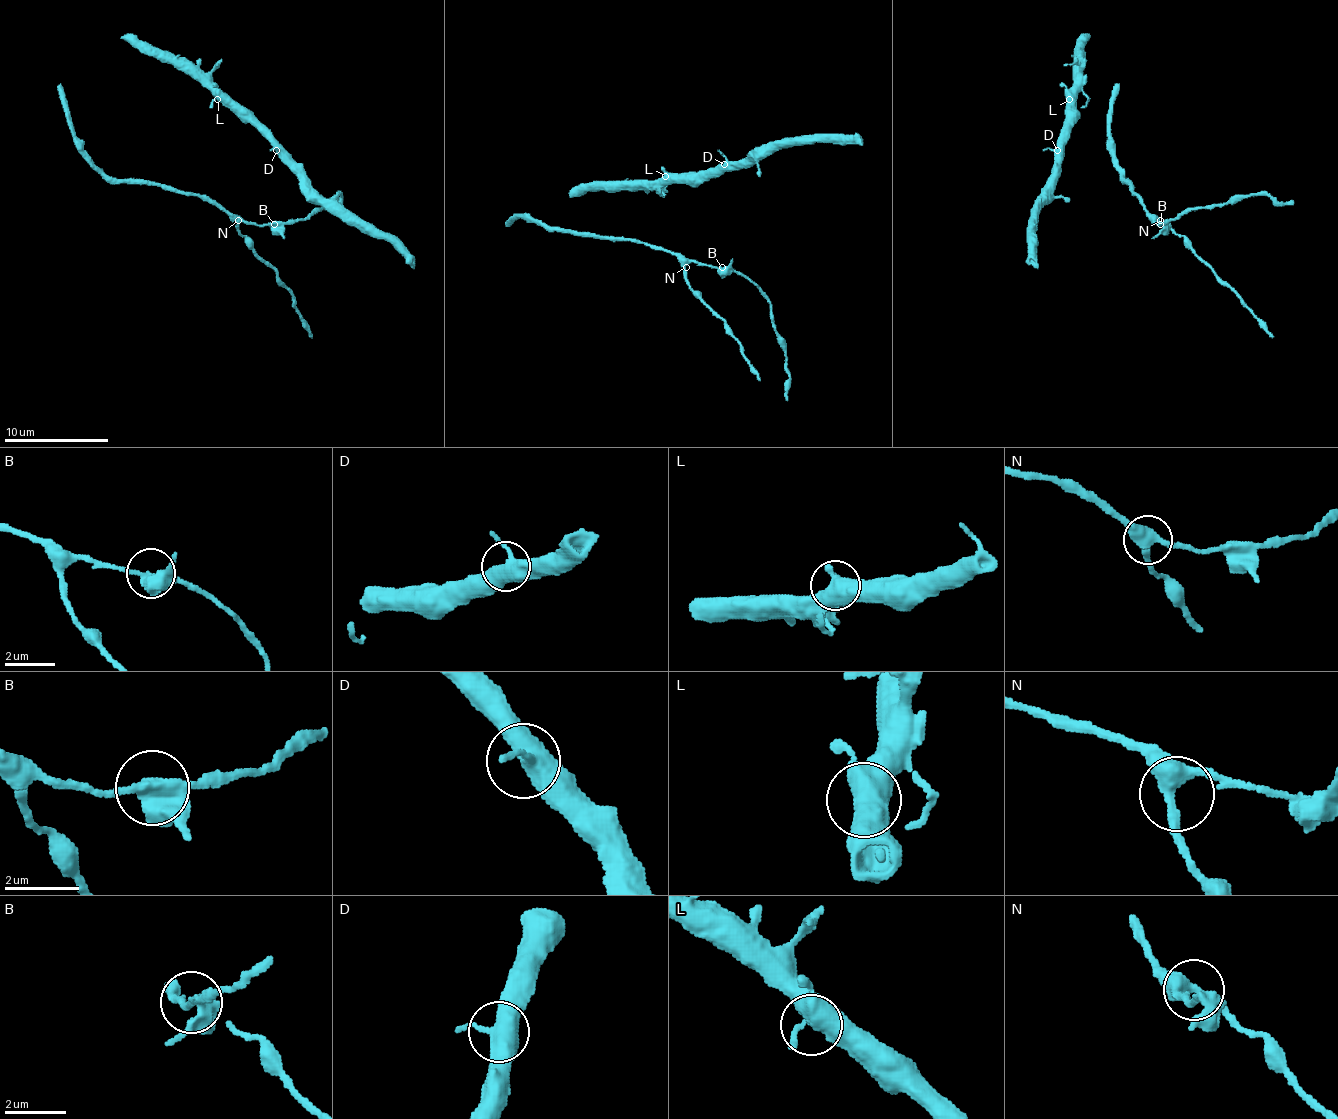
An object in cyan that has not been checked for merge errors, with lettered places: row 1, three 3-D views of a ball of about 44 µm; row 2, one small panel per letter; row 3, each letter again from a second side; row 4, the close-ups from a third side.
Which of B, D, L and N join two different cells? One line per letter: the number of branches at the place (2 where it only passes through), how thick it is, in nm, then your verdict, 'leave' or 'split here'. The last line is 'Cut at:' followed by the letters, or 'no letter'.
B: 3 | 400 nm | leave
D: 3 | 440 nm | leave
L: 3 | 400 nm | leave
N: 3 | 380 nm | leave
Cut at: no letter

